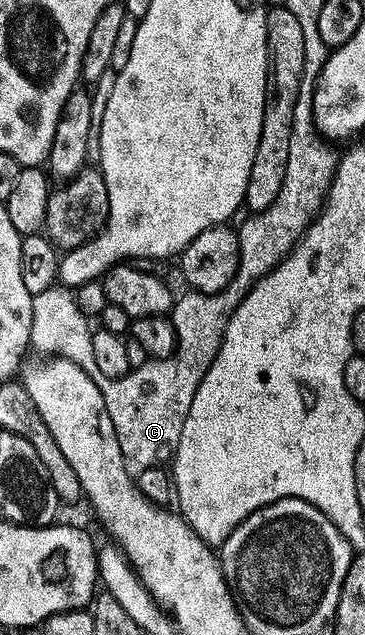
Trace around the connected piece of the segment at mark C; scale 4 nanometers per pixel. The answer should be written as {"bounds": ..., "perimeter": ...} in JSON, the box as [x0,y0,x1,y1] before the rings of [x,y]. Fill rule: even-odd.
{"bounds":[31,108,338,466],"perimeter":[[[296,108],[286,179],[274,203],[270,203],[270,207],[260,213],[248,215],[238,225],[240,265],[236,268],[235,279],[226,288],[220,293],[187,291],[181,297],[179,294],[170,314],[171,323],[176,329],[177,343],[176,351],[170,357],[145,360],[145,365],[137,369],[135,366],[125,377],[104,377],[102,371],[98,371],[98,363],[94,363],[93,330],[88,329],[89,318],[78,307],[75,292],[51,287],[33,296],[31,348],[38,349],[42,355],[68,357],[78,363],[86,375],[96,380],[125,458],[133,466],[143,466],[146,459],[153,465],[163,466],[175,457],[178,439],[182,435],[182,423],[186,423],[194,391],[198,391],[198,383],[222,343],[226,319],[240,306],[240,300],[256,282],[261,281],[279,261],[283,261],[320,212],[338,164],[338,153],[331,148],[335,149],[322,136],[311,108]]]}

